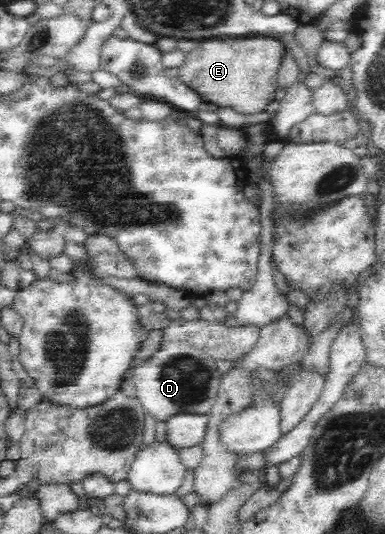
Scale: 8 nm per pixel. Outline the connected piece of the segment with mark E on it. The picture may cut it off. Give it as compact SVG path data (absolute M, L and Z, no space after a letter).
M248 34L205 38L197 40L196 45L186 52L185 62L177 67L177 77L193 87L203 101L248 115L263 111L274 100L278 70L285 51L278 36Z

